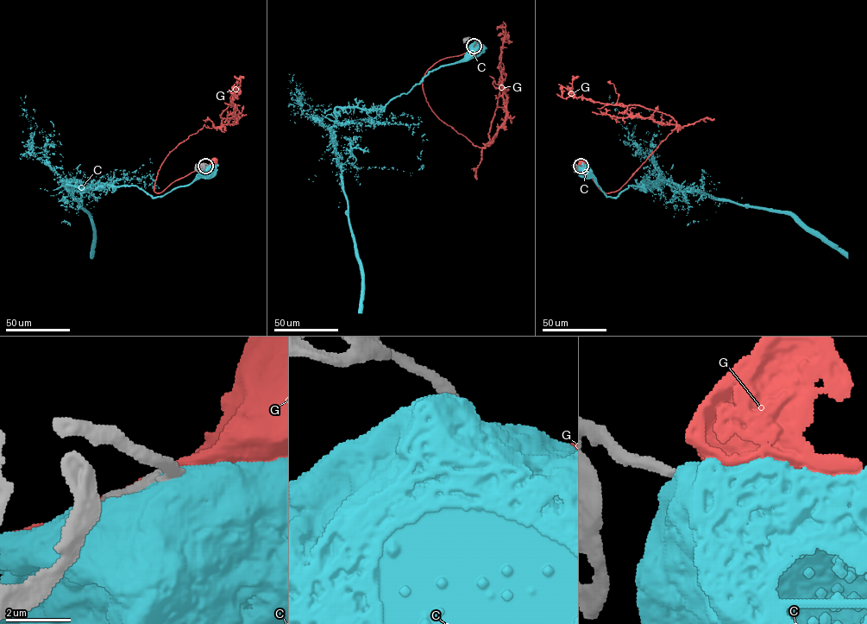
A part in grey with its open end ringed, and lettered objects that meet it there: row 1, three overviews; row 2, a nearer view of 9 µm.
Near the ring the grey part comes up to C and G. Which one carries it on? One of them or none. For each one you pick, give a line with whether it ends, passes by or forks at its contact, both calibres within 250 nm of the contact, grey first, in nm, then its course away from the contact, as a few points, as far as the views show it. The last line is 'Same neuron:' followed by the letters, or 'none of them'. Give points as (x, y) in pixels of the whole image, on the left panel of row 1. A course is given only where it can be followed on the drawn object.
Same neuron: none of them

